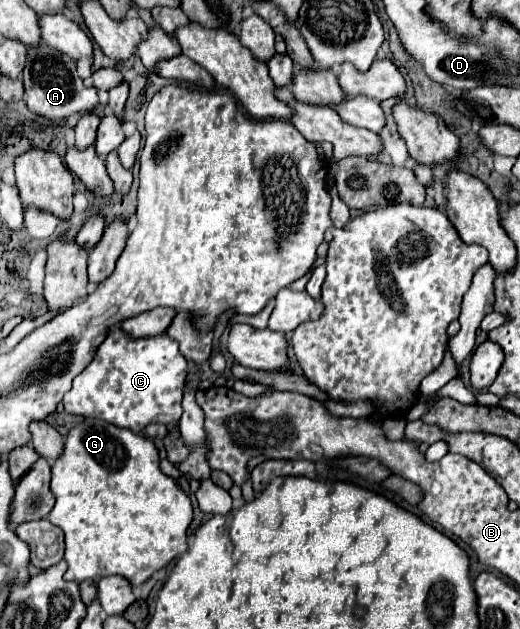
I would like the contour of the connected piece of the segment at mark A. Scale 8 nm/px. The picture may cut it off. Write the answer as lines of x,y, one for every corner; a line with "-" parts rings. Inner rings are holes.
46,44
28,50
24,68
24,90
28,110
48,120
66,120
72,114
92,112
98,106
98,90
84,86
82,78
76,72
76,62

